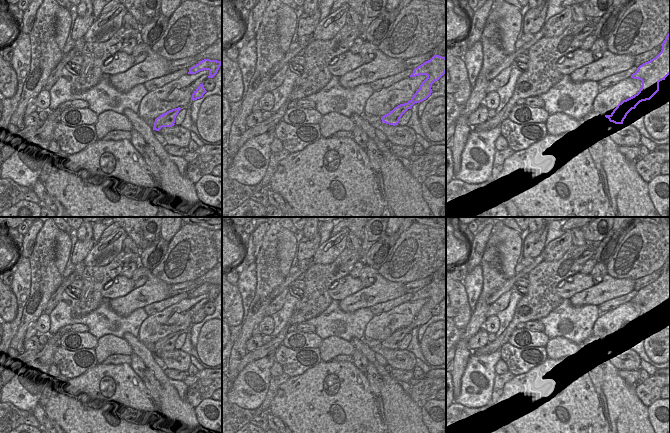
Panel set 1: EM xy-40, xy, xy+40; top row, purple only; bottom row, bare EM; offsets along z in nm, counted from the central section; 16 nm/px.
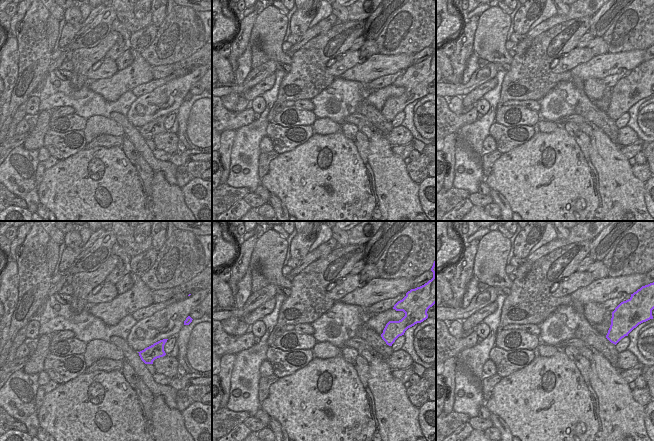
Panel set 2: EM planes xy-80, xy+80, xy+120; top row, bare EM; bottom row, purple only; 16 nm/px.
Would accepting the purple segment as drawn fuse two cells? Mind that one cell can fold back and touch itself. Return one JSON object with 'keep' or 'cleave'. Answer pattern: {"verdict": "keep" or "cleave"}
{"verdict": "cleave"}

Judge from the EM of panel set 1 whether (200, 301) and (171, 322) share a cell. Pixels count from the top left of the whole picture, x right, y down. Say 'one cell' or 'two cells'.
one cell

